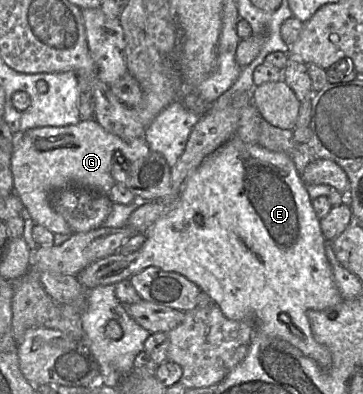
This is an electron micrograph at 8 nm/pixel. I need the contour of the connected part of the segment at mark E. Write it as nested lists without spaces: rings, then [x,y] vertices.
[[[234,135],[212,154],[207,156],[190,174],[180,191],[176,204],[166,214],[158,218],[147,230],[146,241],[142,248],[130,254],[116,253],[96,260],[81,270],[76,275],[76,278],[85,289],[91,290],[99,286],[114,285],[119,281],[130,279],[134,274],[150,266],[158,267],[165,272],[179,273],[197,285],[201,291],[205,292],[220,308],[227,319],[233,321],[248,321],[254,326],[254,334],[259,333],[290,343],[298,348],[305,356],[314,360],[322,370],[327,371],[332,365],[331,353],[325,346],[319,344],[314,339],[307,316],[309,310],[329,310],[343,300],[334,281],[331,265],[325,255],[326,242],[321,232],[319,219],[312,208],[306,185],[302,181],[300,173],[296,170],[289,156],[282,152],[270,151],[260,144],[245,143]]]

